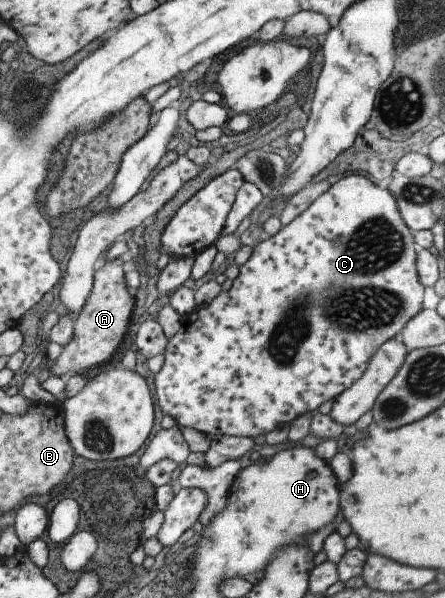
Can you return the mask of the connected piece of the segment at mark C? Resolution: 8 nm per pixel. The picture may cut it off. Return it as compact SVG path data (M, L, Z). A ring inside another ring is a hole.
M361 175L343 177L291 223L282 226L275 235L256 245L248 261L239 266L239 274L228 291L221 291L211 303L201 304L190 317L181 320L179 331L168 339L164 351L164 364L155 374L155 397L162 412L173 417L177 426L197 429L209 435L212 441L217 441L223 436L253 438L265 435L279 425L292 423L296 417L303 416L304 413L317 411L322 403L334 400L340 393L349 389L349 386L365 373L369 362L381 345L391 338L398 338L407 322L422 310L424 285L418 278L417 254L418 247L414 234L403 221L396 197L388 188L381 188L374 181ZM313 299L317 299L317 305L309 305Z

